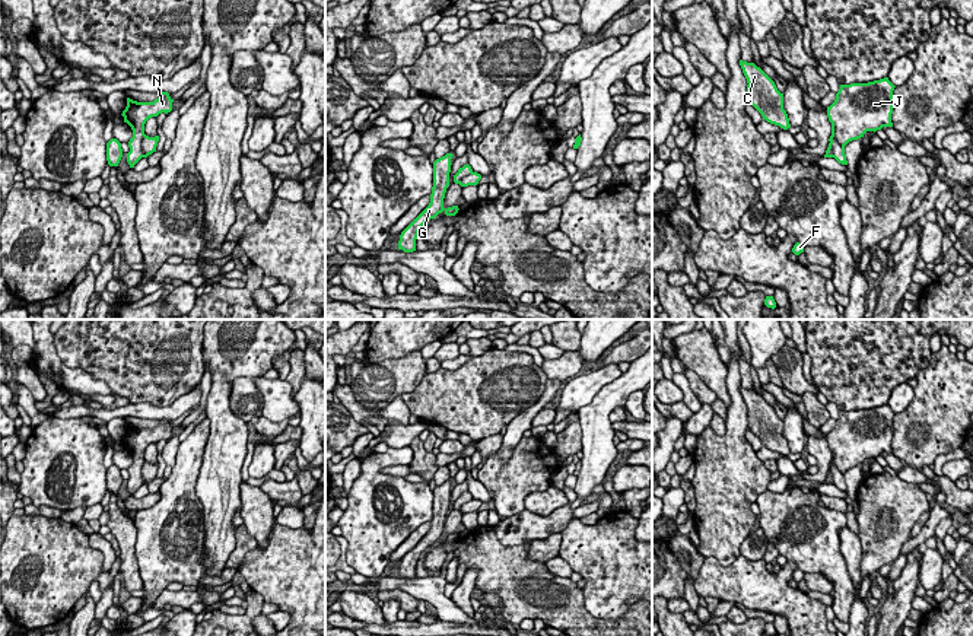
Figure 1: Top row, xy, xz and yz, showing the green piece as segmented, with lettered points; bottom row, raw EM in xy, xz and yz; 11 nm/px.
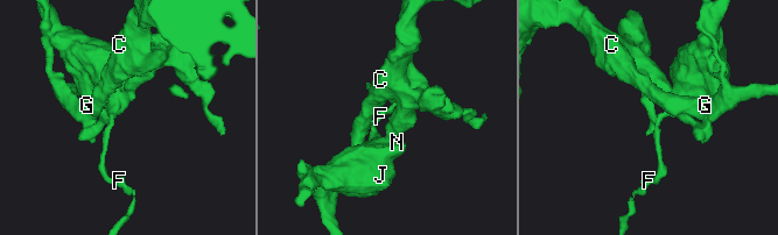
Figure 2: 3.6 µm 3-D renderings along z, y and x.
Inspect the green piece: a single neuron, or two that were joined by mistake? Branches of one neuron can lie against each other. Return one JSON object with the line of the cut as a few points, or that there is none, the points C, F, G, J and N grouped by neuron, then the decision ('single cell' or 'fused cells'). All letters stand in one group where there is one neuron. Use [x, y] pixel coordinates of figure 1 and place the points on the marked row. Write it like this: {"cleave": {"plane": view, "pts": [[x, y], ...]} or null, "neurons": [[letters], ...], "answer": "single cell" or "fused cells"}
{"cleave": null, "neurons": [["C", "F", "G", "J", "N"]], "answer": "single cell"}

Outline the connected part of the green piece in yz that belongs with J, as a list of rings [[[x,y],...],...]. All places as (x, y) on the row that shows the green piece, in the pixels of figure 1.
[[[888,77],[868,82],[840,85],[834,102],[827,106],[831,136],[824,158],[834,158],[848,165],[845,146],[864,137],[867,131],[893,127],[893,90]]]

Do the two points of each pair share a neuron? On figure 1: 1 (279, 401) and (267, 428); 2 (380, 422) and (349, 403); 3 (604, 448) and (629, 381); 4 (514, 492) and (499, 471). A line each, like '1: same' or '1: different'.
1: different
2: same
3: same
4: same

